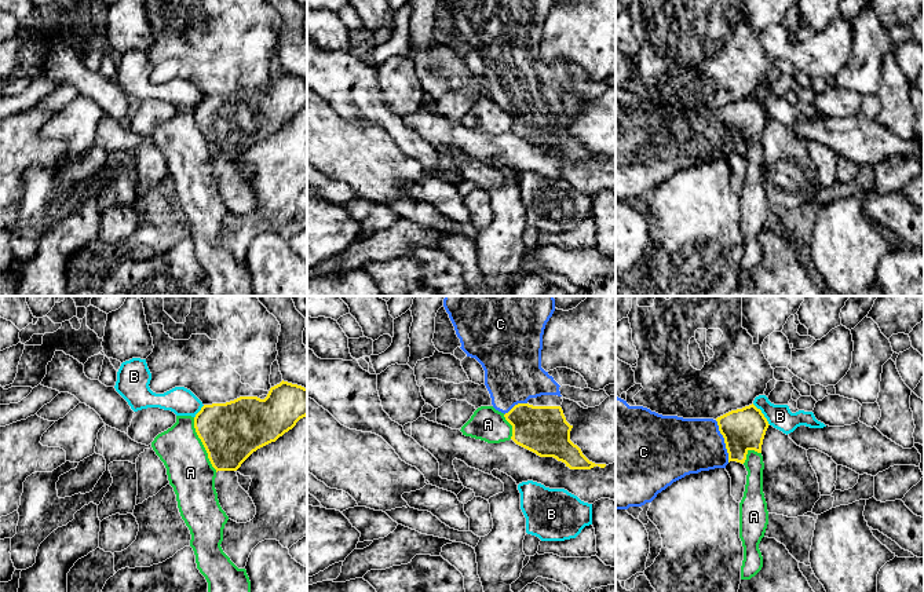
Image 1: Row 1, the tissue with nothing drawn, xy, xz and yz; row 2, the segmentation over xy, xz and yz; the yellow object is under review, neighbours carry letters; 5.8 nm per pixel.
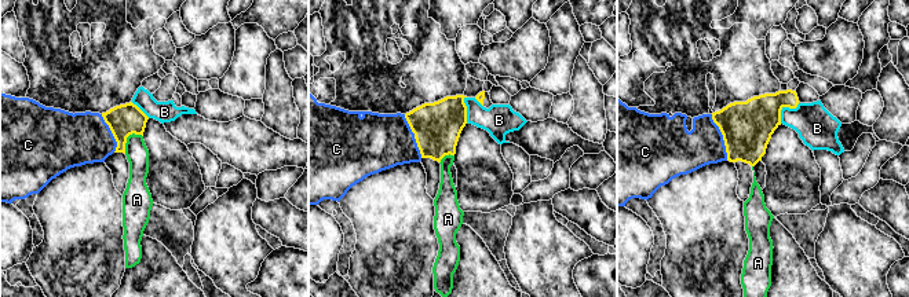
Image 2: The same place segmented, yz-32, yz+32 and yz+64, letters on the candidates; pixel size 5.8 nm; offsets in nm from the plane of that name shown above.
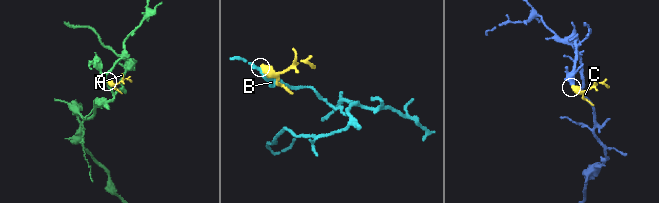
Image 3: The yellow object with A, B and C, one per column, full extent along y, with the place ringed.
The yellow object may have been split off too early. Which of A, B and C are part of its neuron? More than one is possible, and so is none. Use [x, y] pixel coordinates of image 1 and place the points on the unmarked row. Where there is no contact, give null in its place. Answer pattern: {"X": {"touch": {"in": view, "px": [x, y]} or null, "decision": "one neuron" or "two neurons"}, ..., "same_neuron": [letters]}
{"A": {"touch": {"in": "xy", "px": [203, 135]}, "decision": "two neurons"}, "B": {"touch": {"in": "yz", "px": [762, 105]}, "decision": "two neurons"}, "C": {"touch": {"in": "yz", "px": [725, 132]}, "decision": "one neuron"}, "same_neuron": ["C"]}

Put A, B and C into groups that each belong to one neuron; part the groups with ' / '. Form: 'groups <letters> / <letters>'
groups A / B / C

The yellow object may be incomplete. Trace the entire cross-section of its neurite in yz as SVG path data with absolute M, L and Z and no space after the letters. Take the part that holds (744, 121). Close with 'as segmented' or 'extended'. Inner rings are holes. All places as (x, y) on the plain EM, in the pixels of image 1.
M616 88L616 201L628 201L651 194L658 184L686 167L726 160L730 153L744 156L749 142L762 145L768 117L762 102L753 95L731 102L716 112L683 110L662 107L643 98L629 98L627 92Z | extended

